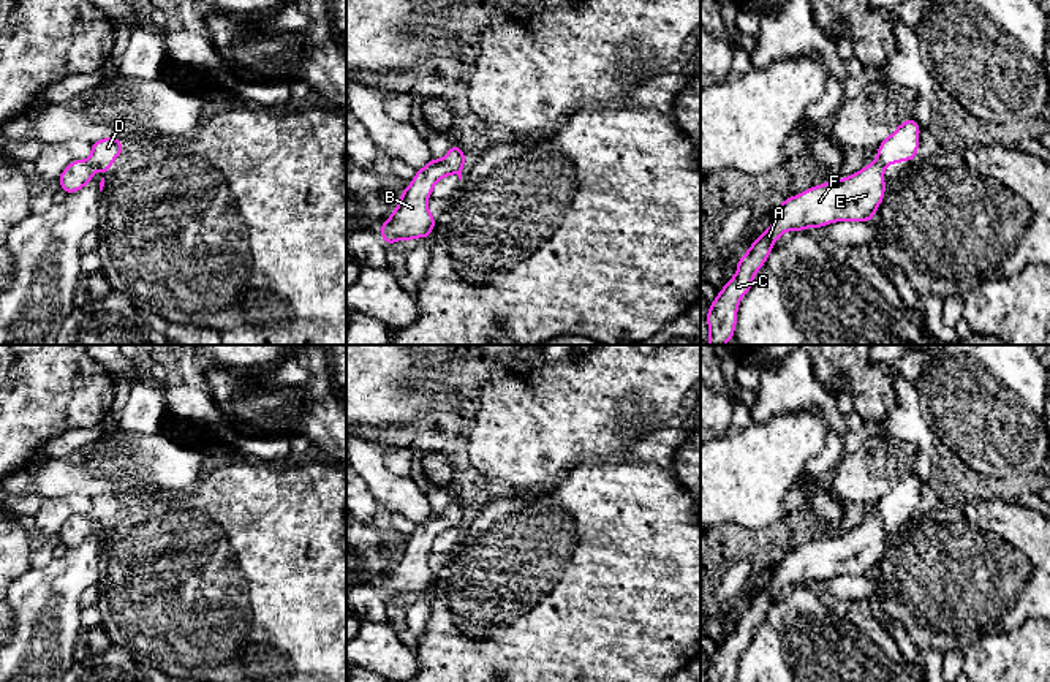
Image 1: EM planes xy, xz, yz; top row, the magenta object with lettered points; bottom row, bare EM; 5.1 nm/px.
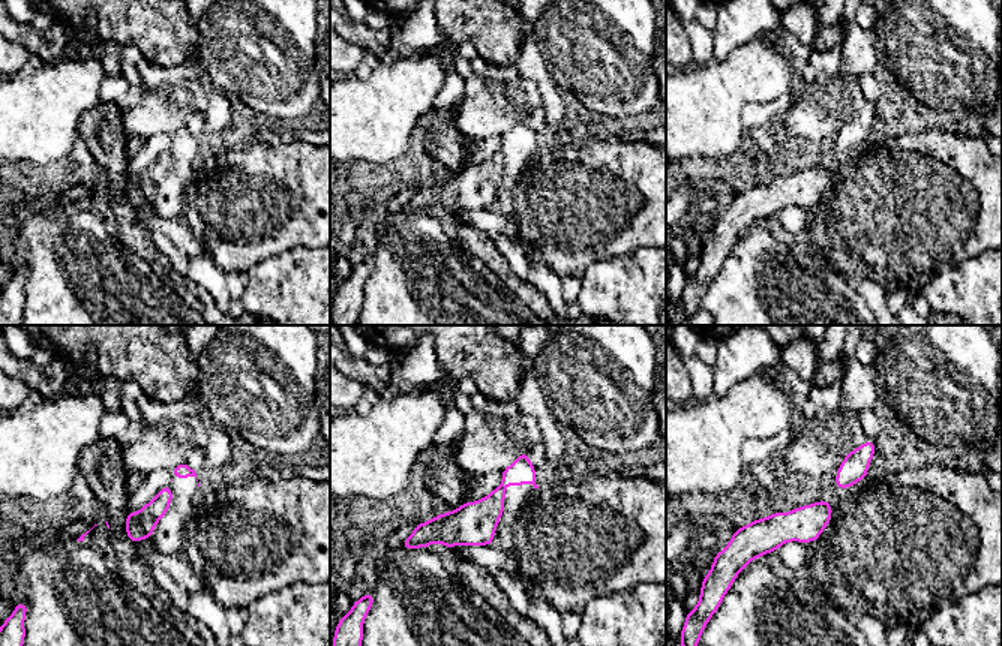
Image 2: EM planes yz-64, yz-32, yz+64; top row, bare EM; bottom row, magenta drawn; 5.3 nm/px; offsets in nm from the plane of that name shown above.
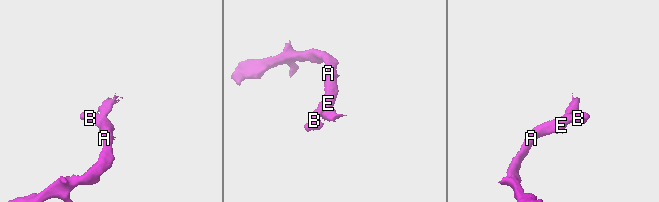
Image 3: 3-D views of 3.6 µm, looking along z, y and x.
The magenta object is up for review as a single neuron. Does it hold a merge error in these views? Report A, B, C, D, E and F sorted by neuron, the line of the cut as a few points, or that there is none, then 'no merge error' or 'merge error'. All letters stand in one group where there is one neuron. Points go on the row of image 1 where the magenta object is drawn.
groups A B C E F / D; cut yz (876, 159), (883, 171); merge error

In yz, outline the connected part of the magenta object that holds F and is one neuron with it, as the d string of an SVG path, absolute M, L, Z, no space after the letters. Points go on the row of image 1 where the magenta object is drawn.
M878 160L860 171L786 198L772 222L737 261L735 275L726 282L707 312L708 345L734 339L740 299L751 290L754 275L765 264L773 244L786 231L824 228L835 222L871 222L884 201L884 171Z

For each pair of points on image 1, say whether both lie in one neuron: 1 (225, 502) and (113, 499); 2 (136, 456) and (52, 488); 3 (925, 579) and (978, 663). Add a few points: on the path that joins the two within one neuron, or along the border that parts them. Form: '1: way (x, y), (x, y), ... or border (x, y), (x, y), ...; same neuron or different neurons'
1: border (122, 507), (103, 530); different neurons
2: way (116, 461), (98, 472), (73, 475); same neuron
3: border (1003, 632), (979, 636), (963, 652); different neurons

